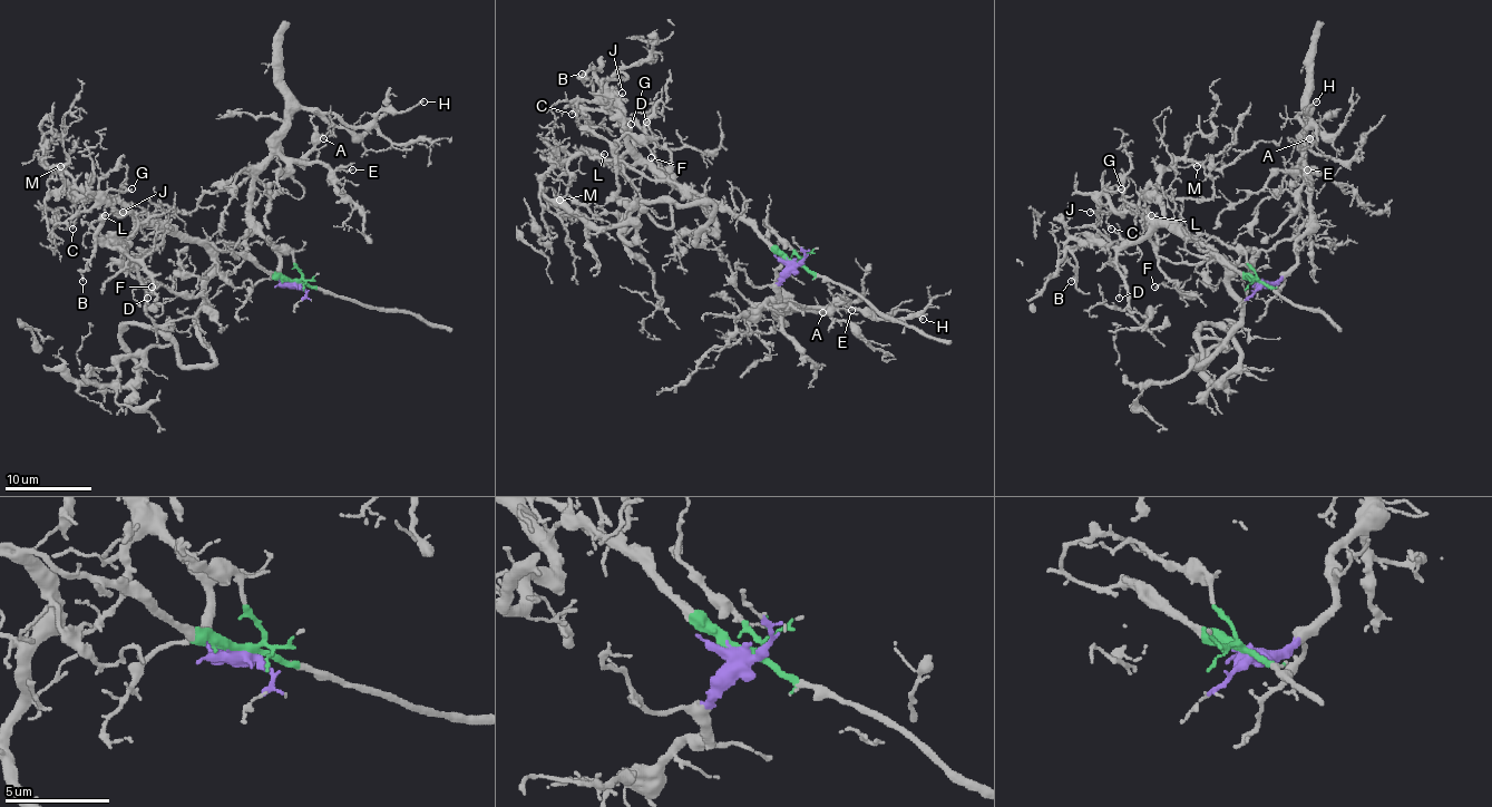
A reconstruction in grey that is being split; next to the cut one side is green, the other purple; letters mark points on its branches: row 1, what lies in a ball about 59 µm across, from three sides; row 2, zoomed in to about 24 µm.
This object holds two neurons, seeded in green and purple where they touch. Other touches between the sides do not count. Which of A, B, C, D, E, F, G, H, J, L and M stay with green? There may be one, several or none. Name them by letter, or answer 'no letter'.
B, C, D, F, G, J, L, M

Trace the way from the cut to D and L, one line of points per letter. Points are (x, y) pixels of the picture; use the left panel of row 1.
D: (294, 281), (273, 279), (249, 258), (214, 244), (140, 227), (128, 251), (147, 299)
L: (294, 281), (273, 279), (249, 258), (152, 227), (138, 227), (113, 246), (94, 225), (104, 216)

